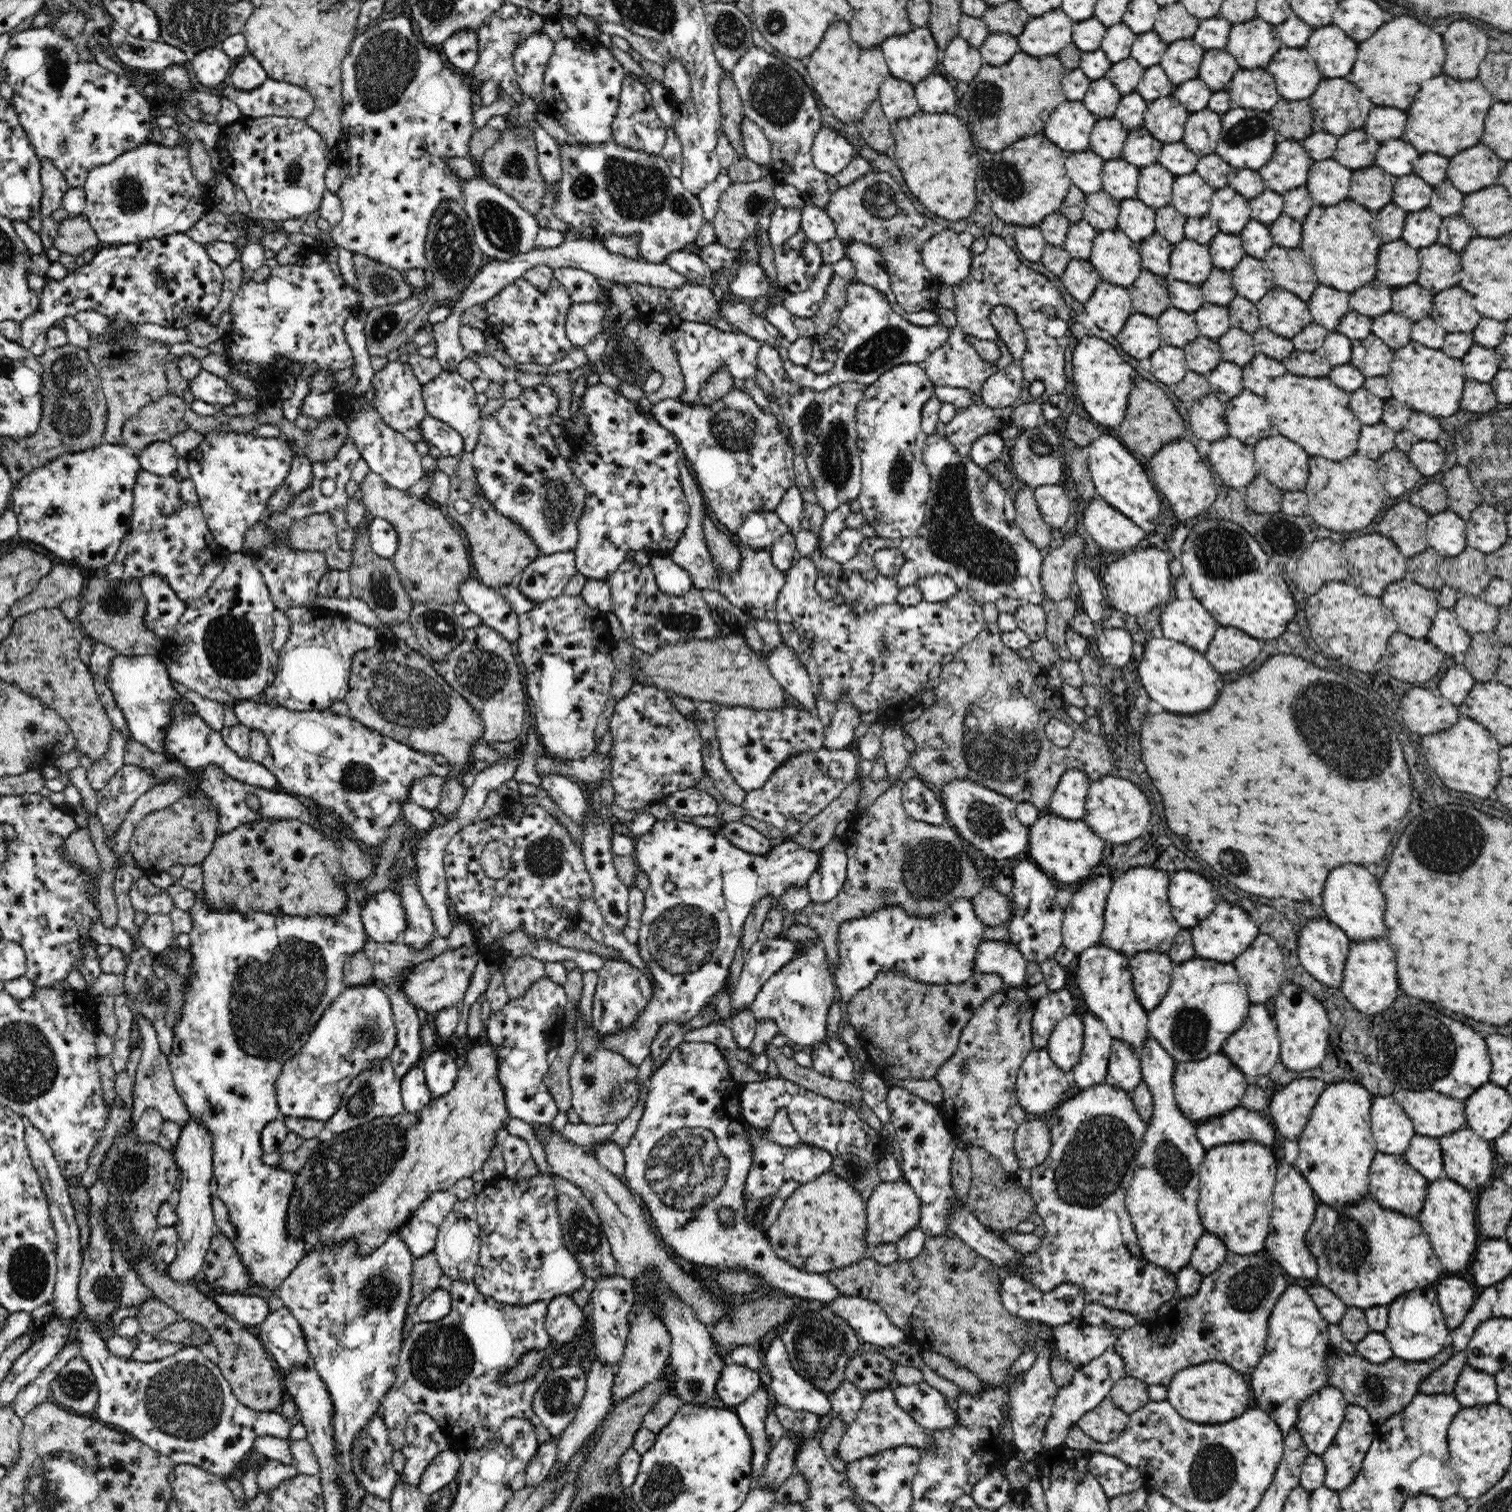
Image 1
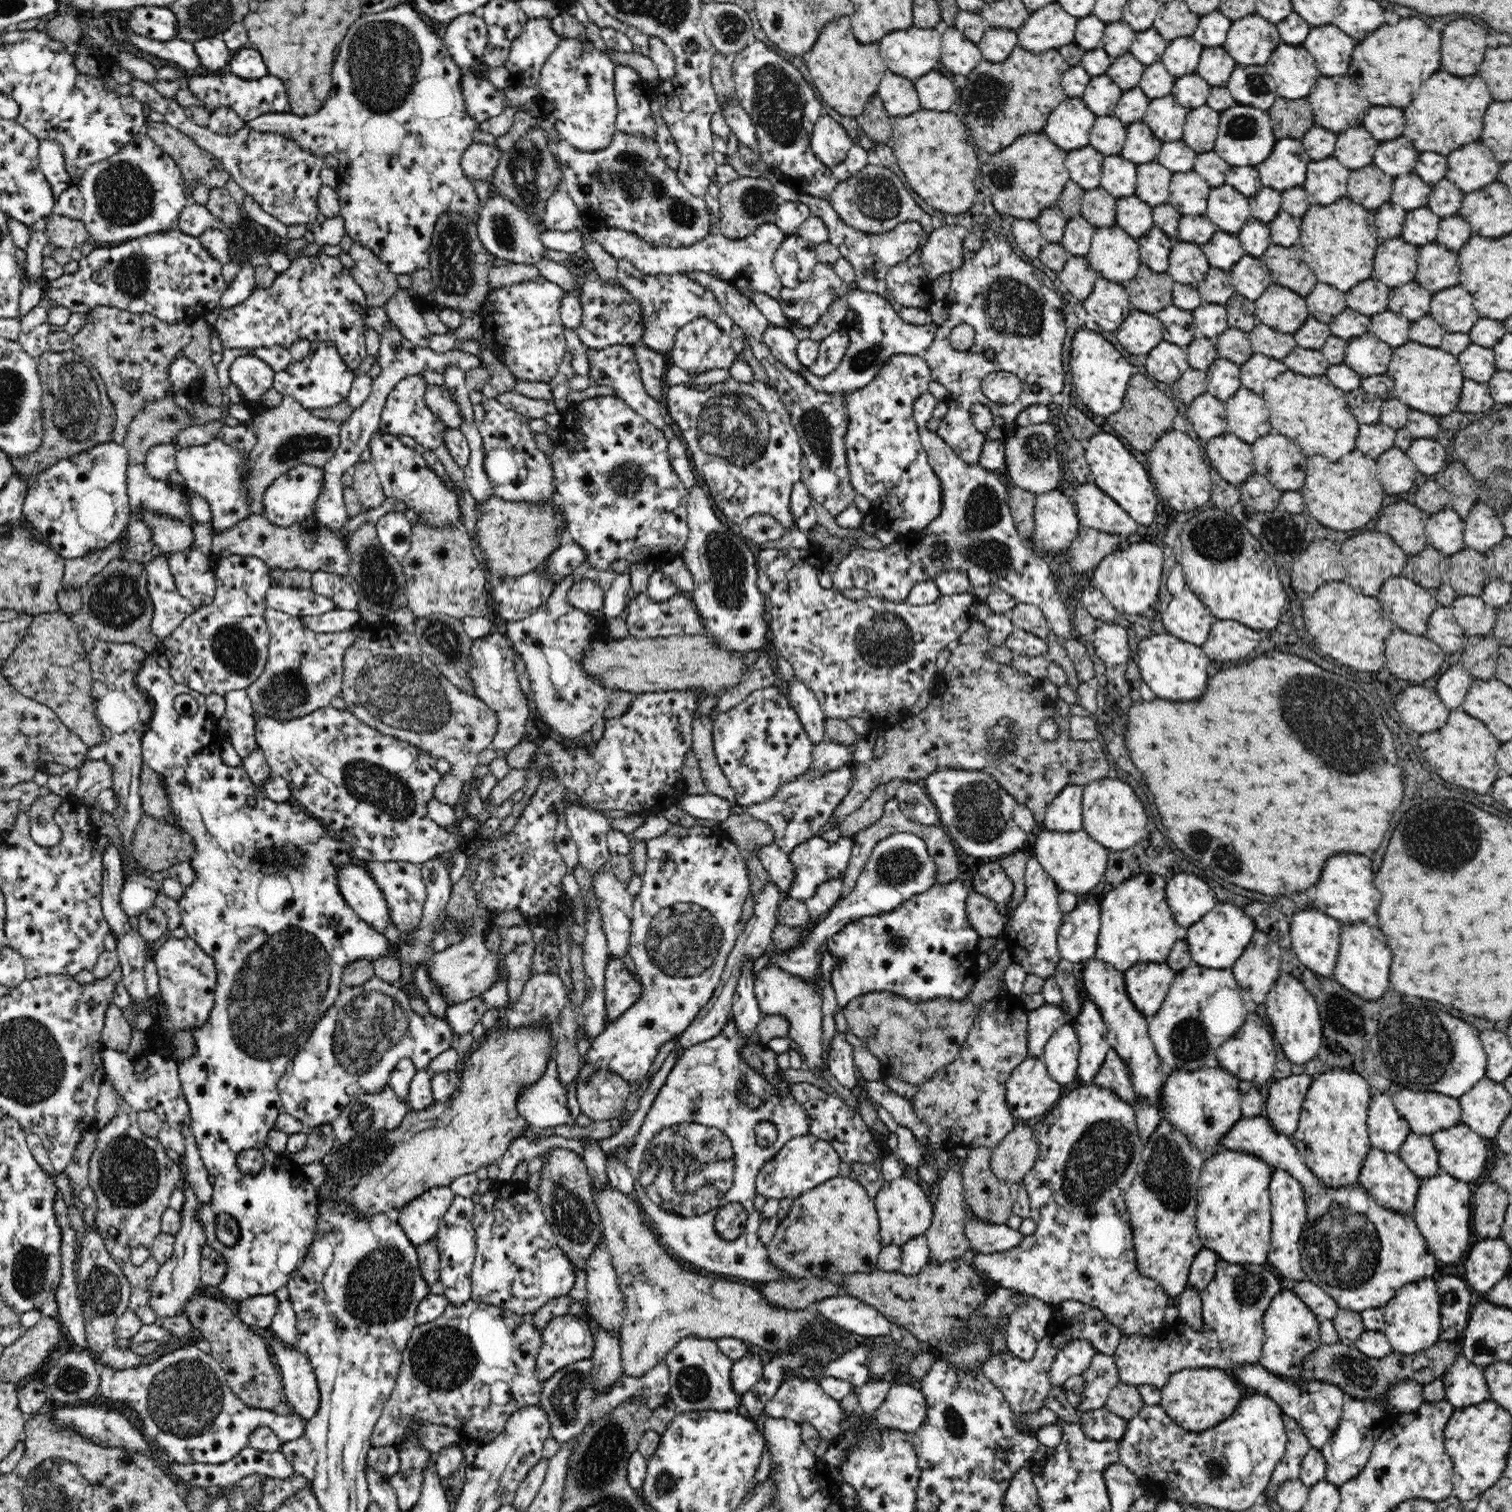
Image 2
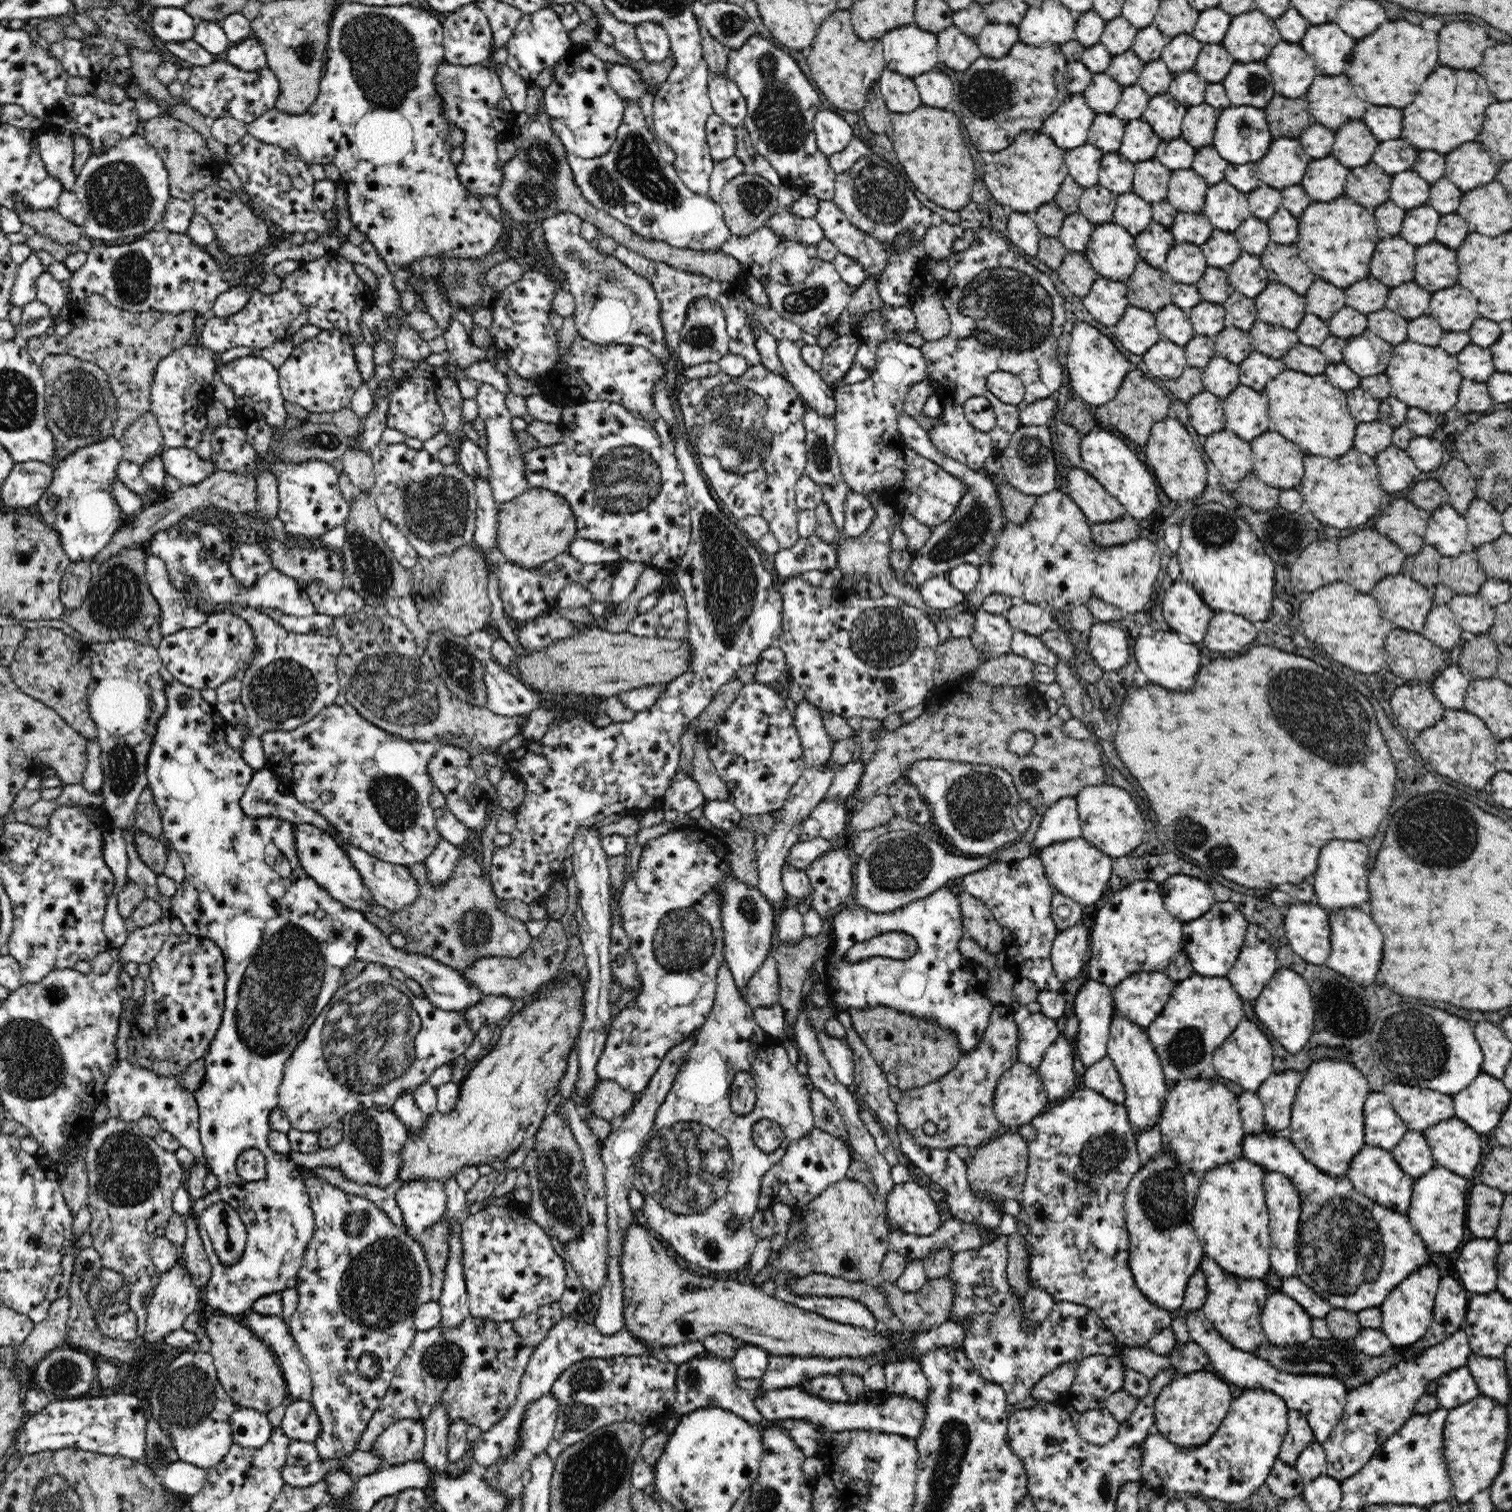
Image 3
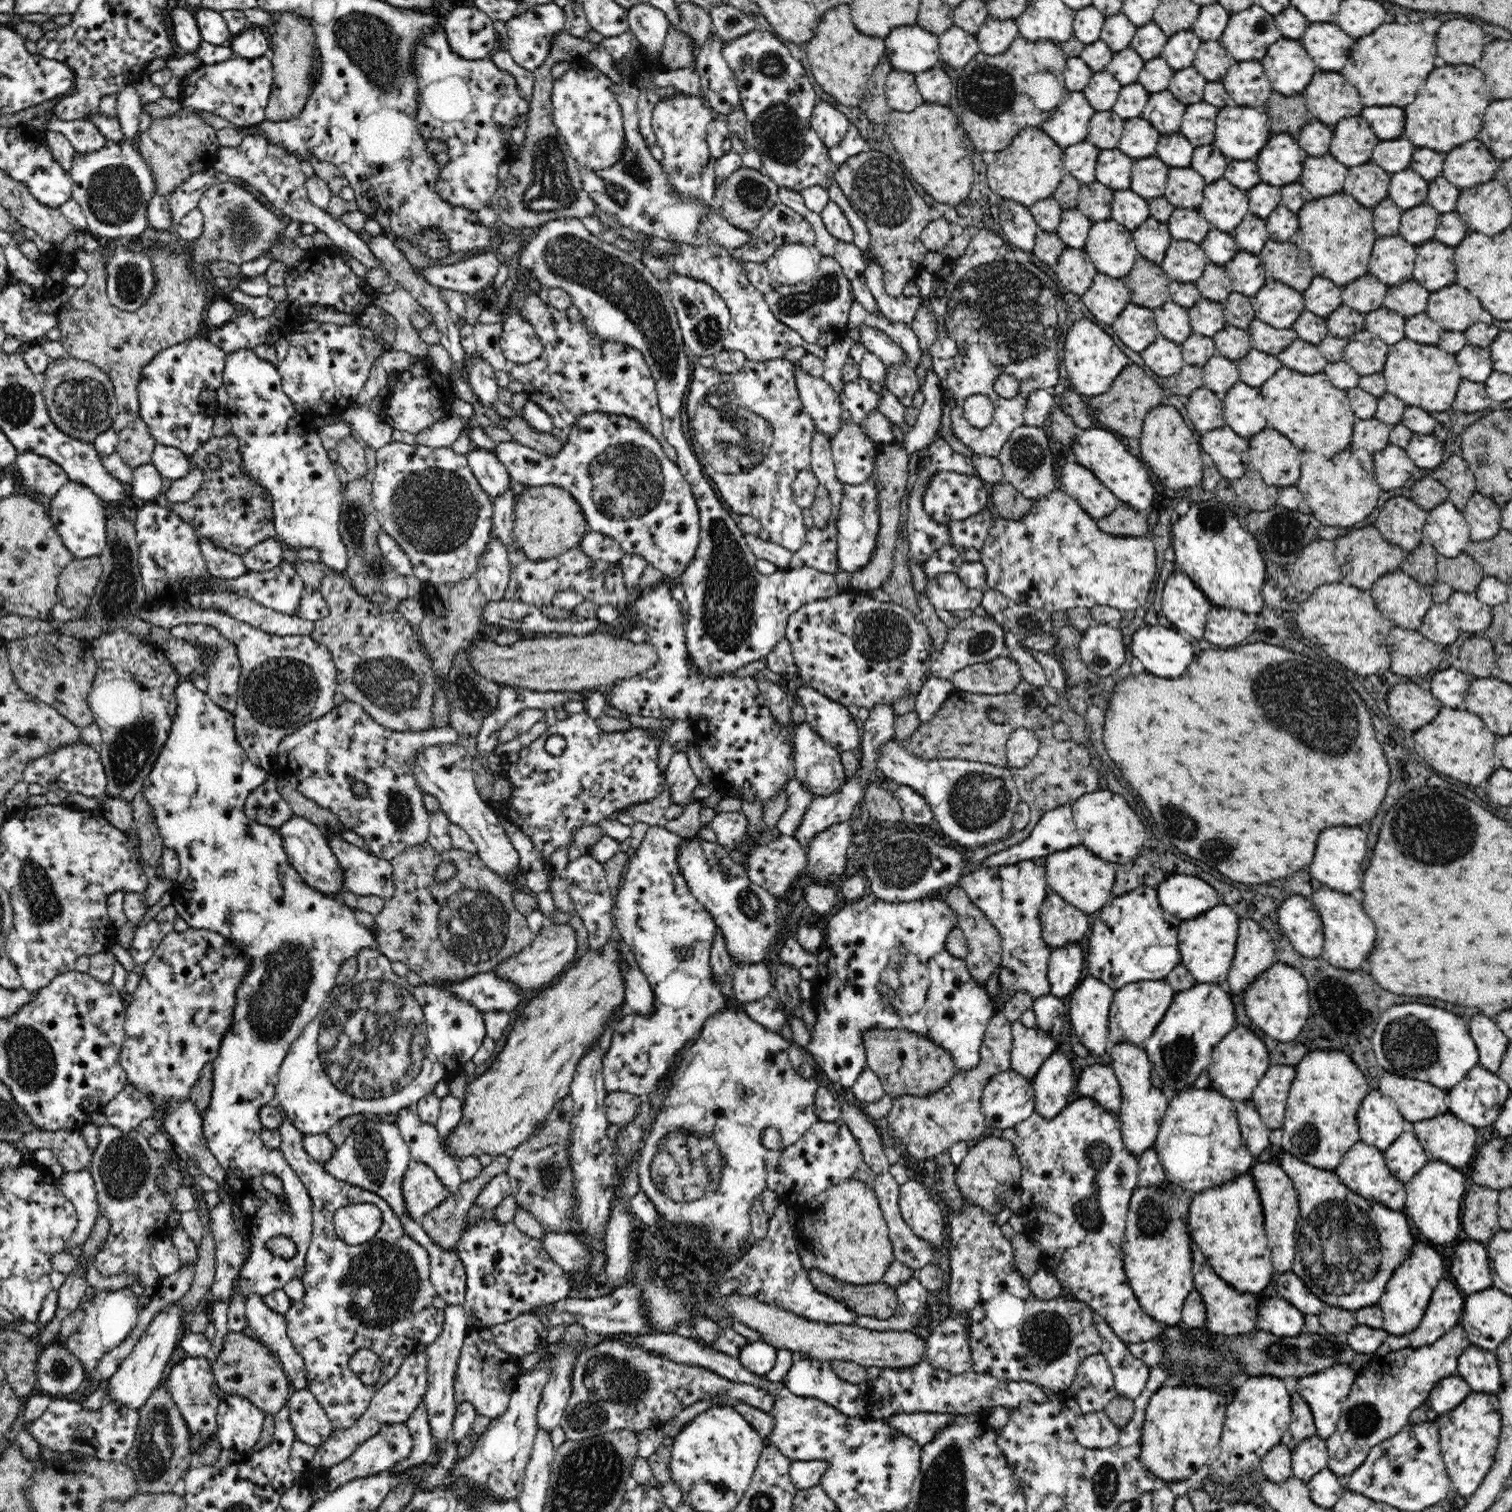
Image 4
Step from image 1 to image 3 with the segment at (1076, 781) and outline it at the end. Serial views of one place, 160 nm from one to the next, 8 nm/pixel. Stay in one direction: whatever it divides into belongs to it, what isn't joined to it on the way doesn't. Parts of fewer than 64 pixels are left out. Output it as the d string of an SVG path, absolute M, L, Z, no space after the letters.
M1066 796L1046 809L1031 847L1037 852L1050 843L1078 837L1083 837L1083 831L1077 802L1074 796Z

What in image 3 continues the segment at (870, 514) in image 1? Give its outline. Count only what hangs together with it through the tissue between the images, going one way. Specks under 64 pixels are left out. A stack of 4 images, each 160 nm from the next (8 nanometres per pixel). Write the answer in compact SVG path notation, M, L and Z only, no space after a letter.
M893 341L880 344L875 372L870 378L835 390L835 451L847 486L857 494L874 494L878 488L902 488L908 480L908 486L904 486L904 506L898 506L897 511L904 510L908 512L904 515L912 515L919 523L933 528L952 516L965 486L934 461L910 448L899 431L909 388L928 378L927 363L918 348Z

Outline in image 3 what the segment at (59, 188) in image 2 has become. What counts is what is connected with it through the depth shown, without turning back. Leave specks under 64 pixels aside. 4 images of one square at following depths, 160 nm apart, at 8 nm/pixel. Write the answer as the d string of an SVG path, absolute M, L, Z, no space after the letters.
M43 128L39 131L37 147L46 171L62 183L62 188L71 190L76 179L73 173L73 140L62 132Z

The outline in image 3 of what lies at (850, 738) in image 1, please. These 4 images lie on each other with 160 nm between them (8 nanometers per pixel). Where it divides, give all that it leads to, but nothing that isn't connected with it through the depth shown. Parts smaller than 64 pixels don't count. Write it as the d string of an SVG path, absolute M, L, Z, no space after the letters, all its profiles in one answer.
M832 760L816 767L806 765L802 776L794 783L794 786L790 789L789 795L782 805L781 815L779 816L780 822L775 824L774 830L770 832L770 836L760 845L761 851L759 851L757 855L759 878L756 888L760 891L760 895L762 895L764 899L768 899L768 903L772 905L772 909L777 912L783 908L784 894L787 893L781 881L782 864L784 864L790 849L796 844L796 841L799 840L802 824L806 816L808 816L808 814L816 808L816 804L826 796L832 784L834 773L838 772L841 768L842 765L834 763Z

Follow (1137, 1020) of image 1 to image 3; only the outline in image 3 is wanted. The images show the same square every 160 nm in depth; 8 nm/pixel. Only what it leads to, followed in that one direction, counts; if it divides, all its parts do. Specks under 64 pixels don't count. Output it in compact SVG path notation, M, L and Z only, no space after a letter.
M1112 1004L1112 1022L1109 1029L1107 1055L1113 1060L1124 1083L1126 1098L1123 1104L1128 1111L1130 1124L1137 1134L1158 1122L1169 1091L1169 1086L1166 1085L1167 1078L1148 1033L1140 1024L1128 1020L1118 1012L1115 1004Z

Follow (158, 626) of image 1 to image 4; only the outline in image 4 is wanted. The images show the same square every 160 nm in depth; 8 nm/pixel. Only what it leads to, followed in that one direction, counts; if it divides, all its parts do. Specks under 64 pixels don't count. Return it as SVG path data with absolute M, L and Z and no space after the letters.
M198 622L198 624L178 624L173 626L170 628L170 636L171 638L190 640L194 643L201 642L201 644L213 648L209 654L211 663L209 664L209 671L207 672L207 694L217 706L234 714L235 708L237 707L237 693L239 688L239 678L241 675L241 664L235 644L229 641L226 637L223 637L213 626L202 624L201 622Z

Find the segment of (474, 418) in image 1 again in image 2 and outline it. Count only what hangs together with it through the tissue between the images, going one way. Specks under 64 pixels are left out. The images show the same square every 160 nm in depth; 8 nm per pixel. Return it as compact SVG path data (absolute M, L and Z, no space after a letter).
M427 385L424 402L426 407L446 425L446 428L459 429L463 423L463 414L453 392L443 385Z

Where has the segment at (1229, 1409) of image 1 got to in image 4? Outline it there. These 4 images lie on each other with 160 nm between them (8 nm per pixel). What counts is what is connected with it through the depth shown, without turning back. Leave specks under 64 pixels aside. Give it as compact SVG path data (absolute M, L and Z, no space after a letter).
M1180 1384L1174 1387L1160 1387L1148 1401L1145 1410L1145 1423L1142 1429L1141 1461L1149 1468L1153 1478L1160 1478L1166 1484L1186 1480L1198 1468L1202 1468L1214 1448L1221 1442L1220 1436L1225 1423L1227 1403L1224 1396L1216 1391L1211 1392L1203 1386Z

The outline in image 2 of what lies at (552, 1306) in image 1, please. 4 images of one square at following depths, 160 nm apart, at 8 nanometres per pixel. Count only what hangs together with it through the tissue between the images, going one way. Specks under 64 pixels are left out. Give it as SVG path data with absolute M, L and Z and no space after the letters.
M566 1315L556 1316L550 1320L541 1330L542 1344L536 1359L537 1375L540 1381L545 1381L574 1361L590 1358L594 1352L595 1337L594 1328L584 1316Z

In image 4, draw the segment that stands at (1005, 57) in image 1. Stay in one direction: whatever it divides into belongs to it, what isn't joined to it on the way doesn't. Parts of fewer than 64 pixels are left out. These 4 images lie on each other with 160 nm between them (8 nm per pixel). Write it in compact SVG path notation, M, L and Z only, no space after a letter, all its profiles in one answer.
M988 17L976 38L980 50L988 56L1002 54L1020 36L1018 25L1013 20Z

